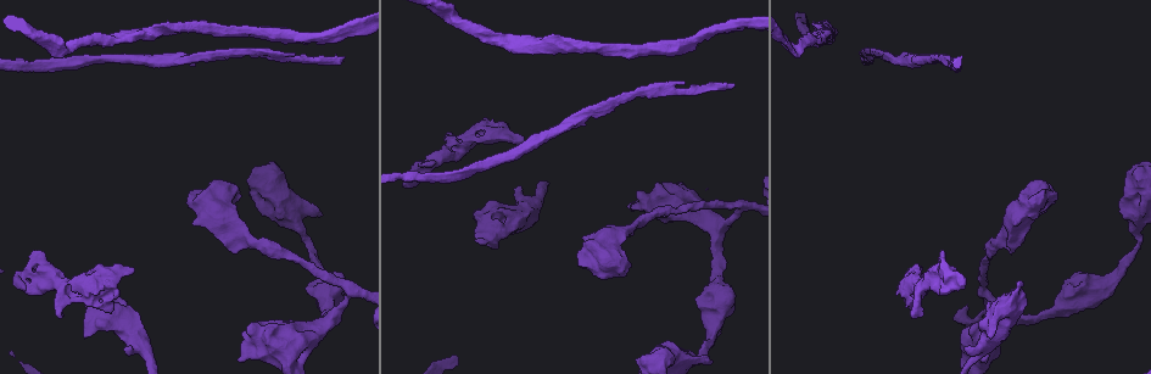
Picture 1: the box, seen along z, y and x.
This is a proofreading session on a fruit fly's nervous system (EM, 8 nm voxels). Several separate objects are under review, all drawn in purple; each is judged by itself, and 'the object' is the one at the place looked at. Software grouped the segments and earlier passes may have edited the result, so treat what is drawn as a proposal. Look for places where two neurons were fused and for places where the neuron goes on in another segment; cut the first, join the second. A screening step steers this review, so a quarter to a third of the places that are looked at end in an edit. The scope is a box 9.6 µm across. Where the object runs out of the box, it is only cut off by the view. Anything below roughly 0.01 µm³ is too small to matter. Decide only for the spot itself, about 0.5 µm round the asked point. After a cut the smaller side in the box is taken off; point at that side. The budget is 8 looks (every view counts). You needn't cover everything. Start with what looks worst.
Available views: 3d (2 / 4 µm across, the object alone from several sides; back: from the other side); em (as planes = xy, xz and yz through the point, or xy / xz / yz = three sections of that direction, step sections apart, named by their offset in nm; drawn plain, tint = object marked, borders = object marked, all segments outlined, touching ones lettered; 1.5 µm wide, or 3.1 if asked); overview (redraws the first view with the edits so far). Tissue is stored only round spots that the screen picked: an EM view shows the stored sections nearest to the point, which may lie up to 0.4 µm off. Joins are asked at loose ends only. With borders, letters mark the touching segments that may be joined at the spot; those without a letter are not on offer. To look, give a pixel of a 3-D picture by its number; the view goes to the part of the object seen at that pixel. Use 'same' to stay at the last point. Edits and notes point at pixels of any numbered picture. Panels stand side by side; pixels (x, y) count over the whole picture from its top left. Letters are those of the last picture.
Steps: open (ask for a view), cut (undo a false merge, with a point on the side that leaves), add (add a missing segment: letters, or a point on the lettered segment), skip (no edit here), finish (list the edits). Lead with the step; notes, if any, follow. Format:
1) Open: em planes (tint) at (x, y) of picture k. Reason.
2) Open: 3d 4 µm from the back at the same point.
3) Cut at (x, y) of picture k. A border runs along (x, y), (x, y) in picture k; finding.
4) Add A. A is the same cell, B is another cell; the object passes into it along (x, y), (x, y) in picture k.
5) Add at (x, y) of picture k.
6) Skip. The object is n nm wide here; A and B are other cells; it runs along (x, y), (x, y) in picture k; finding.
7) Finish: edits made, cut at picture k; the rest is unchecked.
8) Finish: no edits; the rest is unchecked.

Open: 3d 2 µm at (913, 318) of picture 1. An open end.

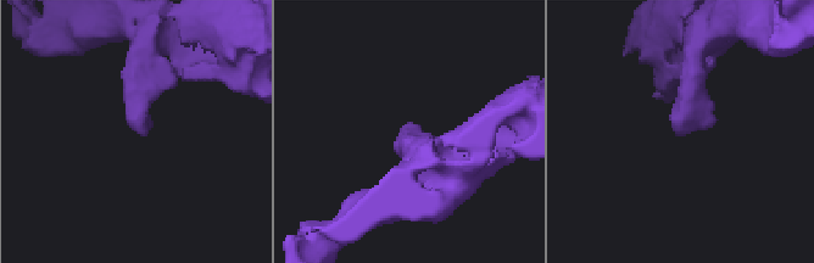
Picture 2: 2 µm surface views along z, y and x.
Open: em yz step 4 (tint) at (676, 135) of picture 2. Need the tissue.

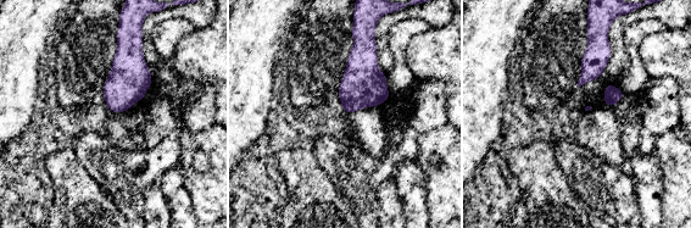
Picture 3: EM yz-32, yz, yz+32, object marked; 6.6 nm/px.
Open: em planes (borders) at the same point.

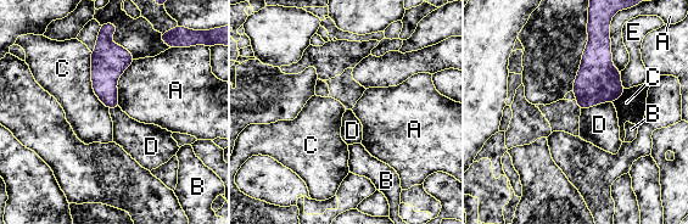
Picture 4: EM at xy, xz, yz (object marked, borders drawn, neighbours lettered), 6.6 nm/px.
Skip. A, B, C, D and E are other cells; a border runs along (90, 52), (91, 88), (108, 108) in picture 4; no lettered segment goes on from it.

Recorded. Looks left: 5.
Open: em xz step 4 (tint) at (1017, 283) of picture 1. Stops while still wide.

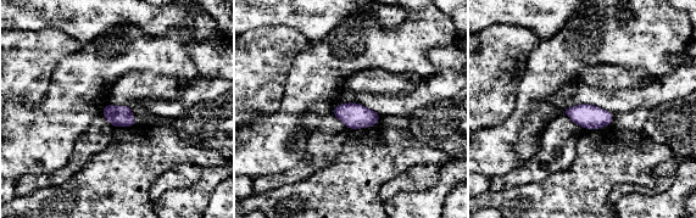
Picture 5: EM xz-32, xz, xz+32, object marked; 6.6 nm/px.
Open: em xz step 4 (borders) at the same point. What lies round it.

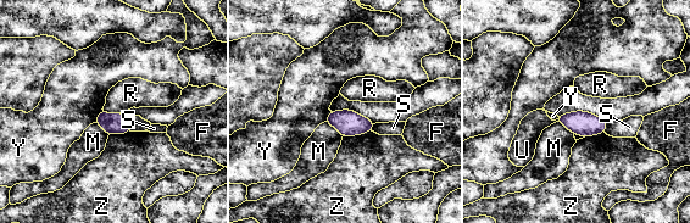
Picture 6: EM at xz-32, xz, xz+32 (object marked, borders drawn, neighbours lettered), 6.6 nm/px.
Skip. F, M, R, S, U, Y and Z are other cells; a border runs along (103, 109), (122, 113), (132, 130) in picture 6; no lettered segment goes on from it.

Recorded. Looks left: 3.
Open: em xz step 4 (tint) at (960, 285) of picture 1. Sharp bend.

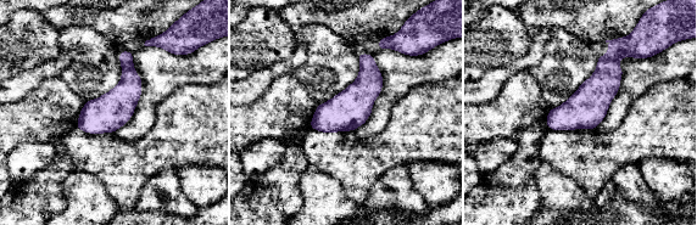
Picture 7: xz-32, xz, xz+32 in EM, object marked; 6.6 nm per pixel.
Open: em planes (borders) at the same point. Cut it another way.

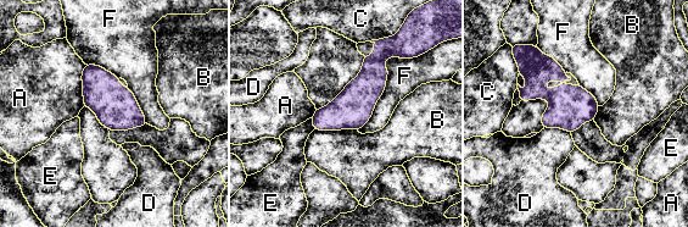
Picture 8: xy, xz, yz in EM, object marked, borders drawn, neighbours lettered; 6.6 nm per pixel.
Skip. A, B, C, D, E and F are other cells; it runs along (384, 49), (373, 77), (317, 126) in picture 8; continuous, no second neuron.

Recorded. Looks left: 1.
Finish: no edits; the rest is unchecked.

